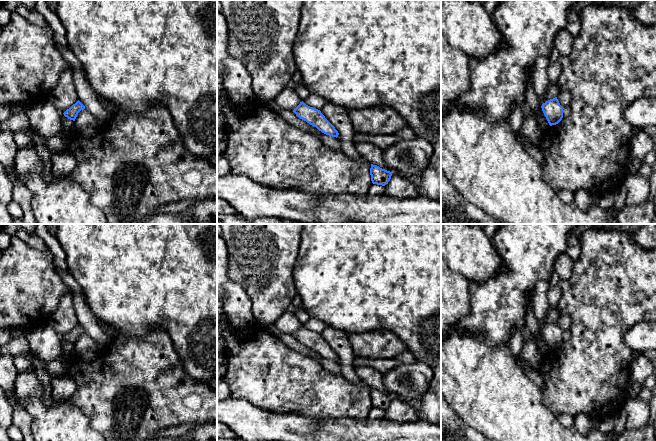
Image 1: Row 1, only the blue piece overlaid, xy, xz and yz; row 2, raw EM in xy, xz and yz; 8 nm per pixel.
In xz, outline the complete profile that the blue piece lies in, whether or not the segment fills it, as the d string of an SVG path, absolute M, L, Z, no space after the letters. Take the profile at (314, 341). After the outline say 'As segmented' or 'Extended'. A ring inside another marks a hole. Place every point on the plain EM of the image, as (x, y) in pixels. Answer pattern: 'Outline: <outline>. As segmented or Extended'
Outline: M303 325L293 334L297 341L316 351L322 357L338 361L335 351L325 342L320 334L306 329Z. As segmented

